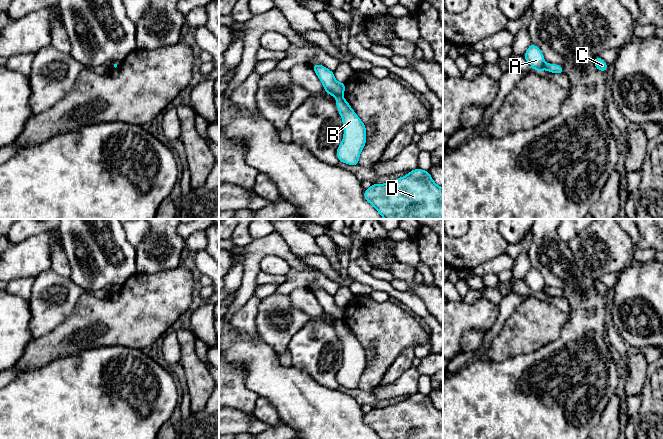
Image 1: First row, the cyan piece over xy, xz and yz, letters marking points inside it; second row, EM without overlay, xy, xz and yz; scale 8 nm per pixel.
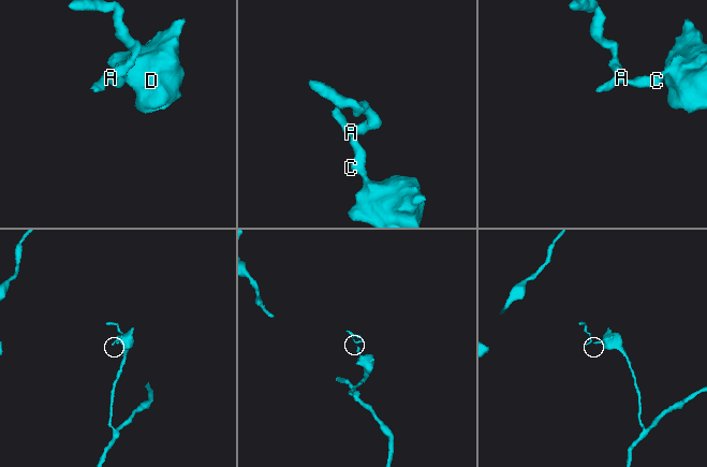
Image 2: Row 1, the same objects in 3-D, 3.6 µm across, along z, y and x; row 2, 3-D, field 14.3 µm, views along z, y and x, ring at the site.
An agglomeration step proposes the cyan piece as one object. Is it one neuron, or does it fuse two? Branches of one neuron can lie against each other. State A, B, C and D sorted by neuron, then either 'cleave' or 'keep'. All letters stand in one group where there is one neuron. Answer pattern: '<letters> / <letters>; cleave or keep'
A / B C D; cleave

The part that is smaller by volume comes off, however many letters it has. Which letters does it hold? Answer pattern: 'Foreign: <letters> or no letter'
Foreign: A

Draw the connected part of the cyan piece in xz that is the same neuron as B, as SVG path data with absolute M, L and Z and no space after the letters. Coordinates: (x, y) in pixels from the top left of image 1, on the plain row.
M343 321L337 322L336 328L344 352L344 361L336 379L340 386L357 390L359 379L366 366L365 349Z

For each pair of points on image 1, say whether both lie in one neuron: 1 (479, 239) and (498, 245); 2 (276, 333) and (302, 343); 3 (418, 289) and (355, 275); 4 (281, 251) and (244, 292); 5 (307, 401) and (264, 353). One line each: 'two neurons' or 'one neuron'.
1: one neuron
2: two neurons
3: two neurons
4: one neuron
5: one neuron

